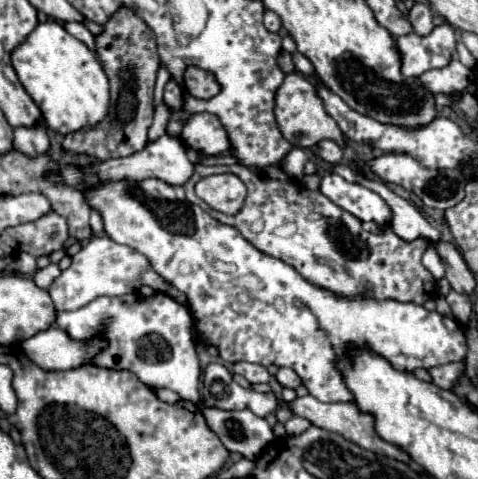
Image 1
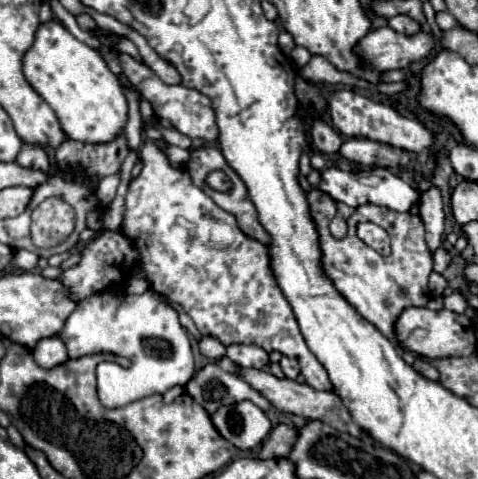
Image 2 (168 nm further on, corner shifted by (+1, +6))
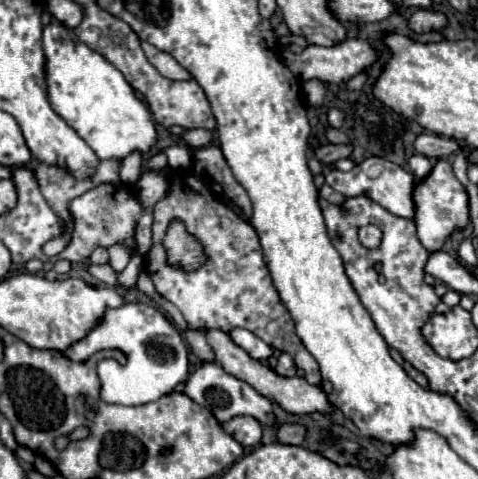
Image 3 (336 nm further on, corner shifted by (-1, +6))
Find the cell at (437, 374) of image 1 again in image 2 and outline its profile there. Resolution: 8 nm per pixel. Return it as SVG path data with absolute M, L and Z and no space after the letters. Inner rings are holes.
M417 358L417 362L413 364L413 368L415 368L419 374L423 374L425 378L429 378L429 380L439 380L439 370L437 370L431 362L427 362L427 360Z

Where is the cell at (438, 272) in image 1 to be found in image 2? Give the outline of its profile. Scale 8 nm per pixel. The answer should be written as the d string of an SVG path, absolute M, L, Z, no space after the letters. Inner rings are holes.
M429 188L427 192L421 194L419 216L425 224L425 232L427 232L425 238L429 252L435 252L441 246L441 236L443 236L443 204L437 188Z

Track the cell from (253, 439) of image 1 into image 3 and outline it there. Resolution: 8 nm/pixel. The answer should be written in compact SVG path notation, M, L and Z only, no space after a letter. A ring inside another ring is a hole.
M235 416L229 422L223 422L223 430L227 434L231 434L245 448L257 446L261 442L261 434L263 434L261 424L251 416Z

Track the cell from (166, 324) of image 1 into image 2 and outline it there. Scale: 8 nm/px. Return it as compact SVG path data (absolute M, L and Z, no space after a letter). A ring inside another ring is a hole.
M103 290L101 294L93 294L75 306L59 336L63 342L67 338L65 346L69 350L69 358L81 358L85 354L115 354L131 360L128 368L114 362L101 362L97 366L99 400L107 408L119 408L151 394L165 394L173 386L185 386L195 374L191 342L179 322L179 312L171 304L161 302L159 294L153 290L147 290L143 294L127 294L123 290Z

